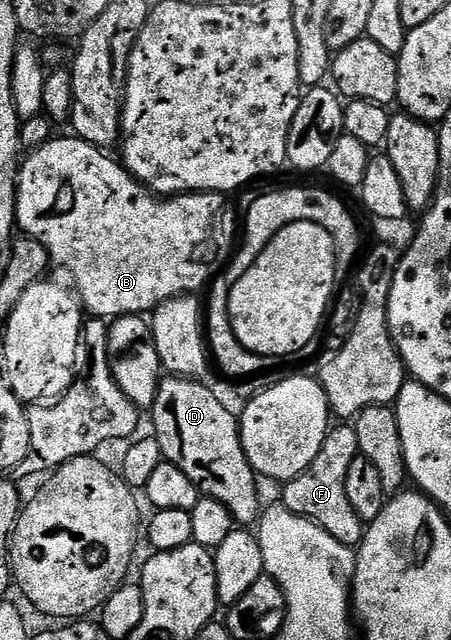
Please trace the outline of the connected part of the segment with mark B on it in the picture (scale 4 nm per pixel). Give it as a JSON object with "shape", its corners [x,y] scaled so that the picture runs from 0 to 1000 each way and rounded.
{"shape":[[[120,213],[44,253],[38,278],[38,352],[44,363],[91,377],[111,397],[144,395],[144,420],[162,431],[160,444],[177,458],[186,481],[208,497],[330,492],[381,464],[435,459],[435,452],[450,450],[463,433],[455,388],[472,370],[472,350],[501,309],[488,302],[355,308],[299,281],[257,244],[215,233],[180,214],[151,213]]]}

